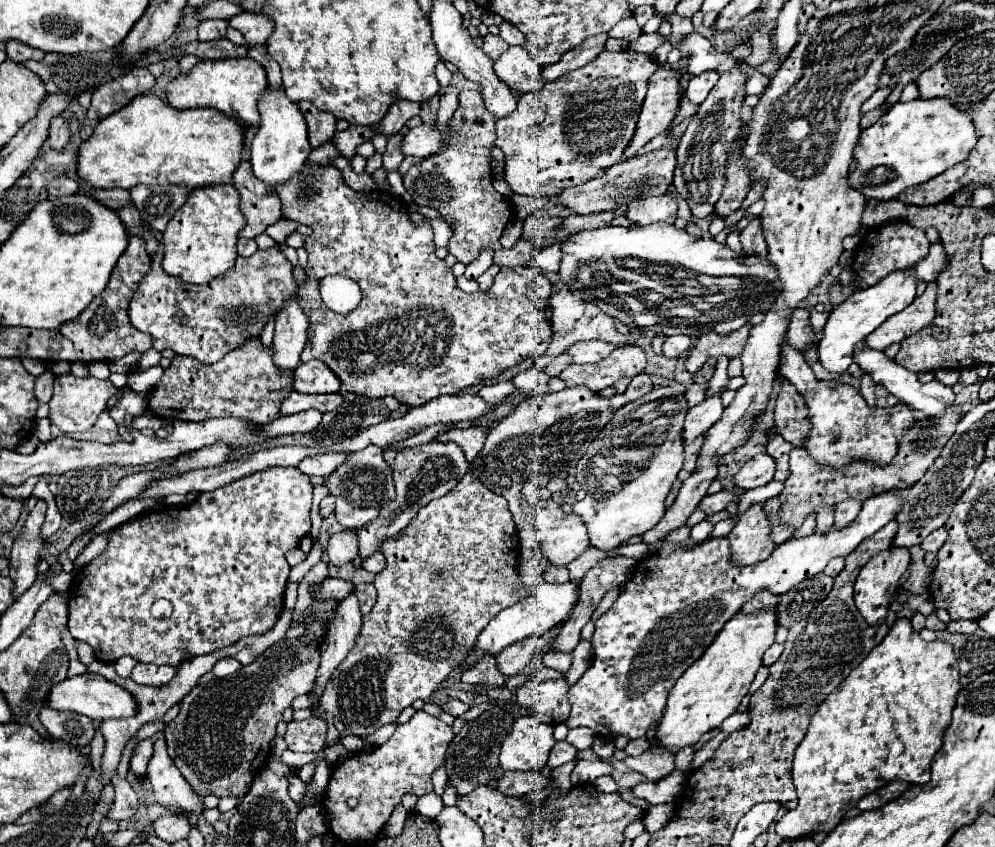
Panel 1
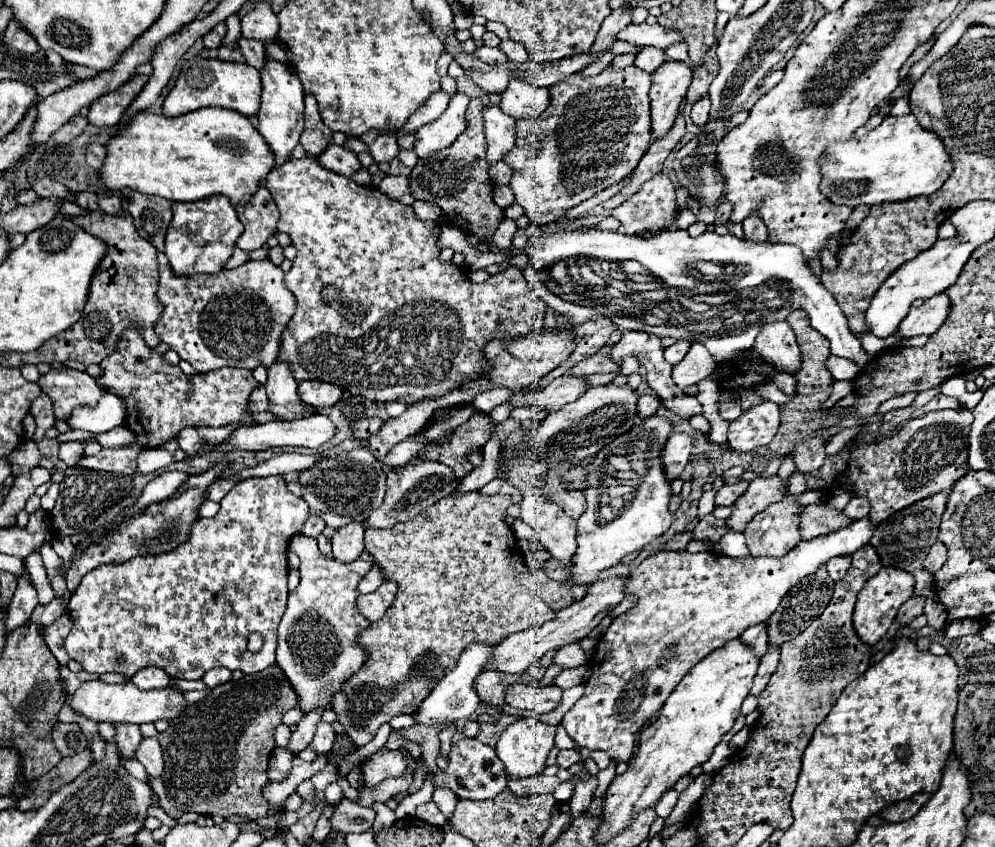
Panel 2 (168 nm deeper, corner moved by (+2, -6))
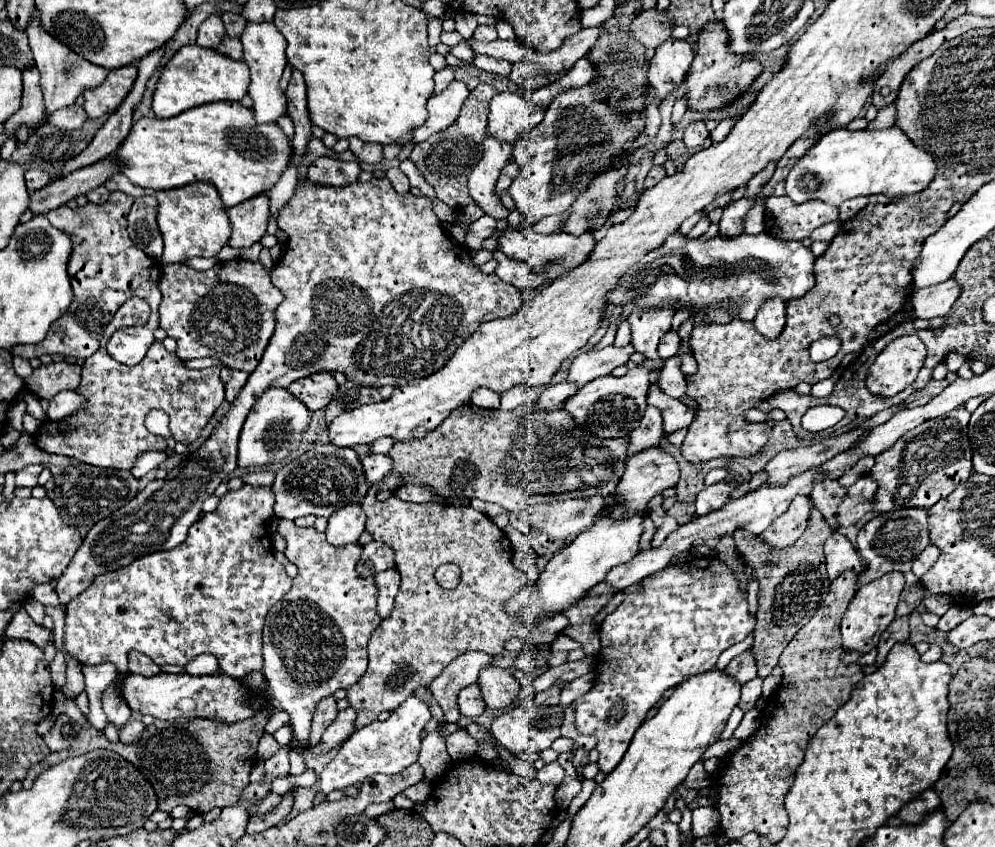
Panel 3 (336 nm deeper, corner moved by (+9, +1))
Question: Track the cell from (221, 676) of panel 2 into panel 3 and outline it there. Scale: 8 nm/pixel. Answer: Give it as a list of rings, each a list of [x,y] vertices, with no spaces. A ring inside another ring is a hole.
[[[199,655],[185,667],[185,671],[191,675],[213,675],[219,671],[219,665],[213,655]]]

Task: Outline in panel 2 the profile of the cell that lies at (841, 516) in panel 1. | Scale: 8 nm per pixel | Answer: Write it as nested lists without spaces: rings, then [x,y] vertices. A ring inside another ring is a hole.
[[[854,496],[846,508],[844,508],[844,514],[852,520],[860,520],[860,518],[866,518],[870,512],[870,500],[868,498],[862,498],[862,496]]]

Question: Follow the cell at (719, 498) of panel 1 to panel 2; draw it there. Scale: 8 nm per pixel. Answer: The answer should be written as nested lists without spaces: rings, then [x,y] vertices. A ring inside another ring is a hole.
[[[758,476],[750,482],[748,490],[742,494],[742,498],[738,498],[738,504],[734,514],[726,520],[728,528],[732,528],[734,532],[744,532],[746,524],[762,510],[766,510],[770,504],[780,502],[786,496],[786,488],[788,488],[788,480],[782,480],[776,476]]]

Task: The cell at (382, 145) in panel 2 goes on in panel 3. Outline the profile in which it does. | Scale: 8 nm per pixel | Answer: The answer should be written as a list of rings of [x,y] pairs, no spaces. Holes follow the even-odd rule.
[[[349,139],[349,149],[365,163],[381,163],[383,161],[383,147],[379,143],[363,143],[361,139]]]

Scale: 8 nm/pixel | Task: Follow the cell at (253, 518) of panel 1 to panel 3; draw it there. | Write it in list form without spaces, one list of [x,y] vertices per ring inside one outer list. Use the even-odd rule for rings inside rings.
[[[245,483],[241,489],[235,491],[227,491],[221,499],[219,499],[219,509],[213,513],[205,513],[195,525],[191,525],[187,539],[177,545],[171,551],[157,551],[151,555],[143,555],[141,559],[135,559],[131,565],[115,569],[107,575],[97,575],[91,583],[91,587],[87,587],[87,591],[83,591],[81,595],[77,595],[75,599],[71,599],[71,603],[67,603],[65,607],[65,643],[63,643],[63,651],[67,651],[71,657],[75,657],[81,665],[101,665],[101,663],[113,663],[117,667],[119,673],[127,673],[127,653],[131,649],[137,649],[139,653],[151,657],[157,665],[181,665],[185,667],[191,659],[195,659],[201,653],[209,653],[215,655],[215,659],[219,661],[219,667],[223,673],[235,677],[235,679],[243,679],[247,673],[251,671],[259,671],[263,667],[263,641],[261,641],[261,633],[263,633],[263,623],[265,623],[265,615],[267,611],[283,599],[283,595],[291,589],[291,577],[285,573],[283,565],[275,559],[273,551],[271,551],[271,541],[269,541],[269,521],[275,515],[273,513],[275,507],[275,495],[271,491],[271,487],[257,487],[257,485],[249,485]]]

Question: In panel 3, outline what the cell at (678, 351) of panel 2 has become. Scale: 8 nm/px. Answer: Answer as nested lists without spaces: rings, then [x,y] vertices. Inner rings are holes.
[[[669,331],[669,333],[663,335],[663,339],[661,339],[661,343],[659,343],[659,357],[665,361],[665,359],[669,359],[671,355],[675,355],[675,353],[679,351],[679,347],[681,347],[679,335],[677,335],[675,331]]]

